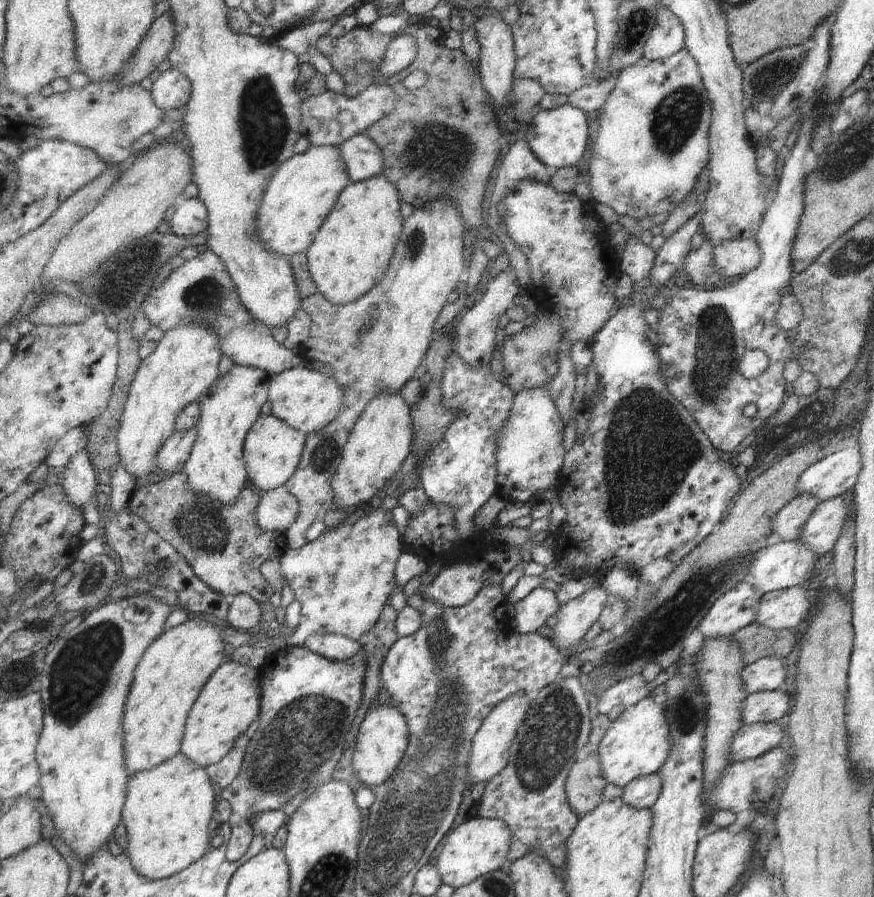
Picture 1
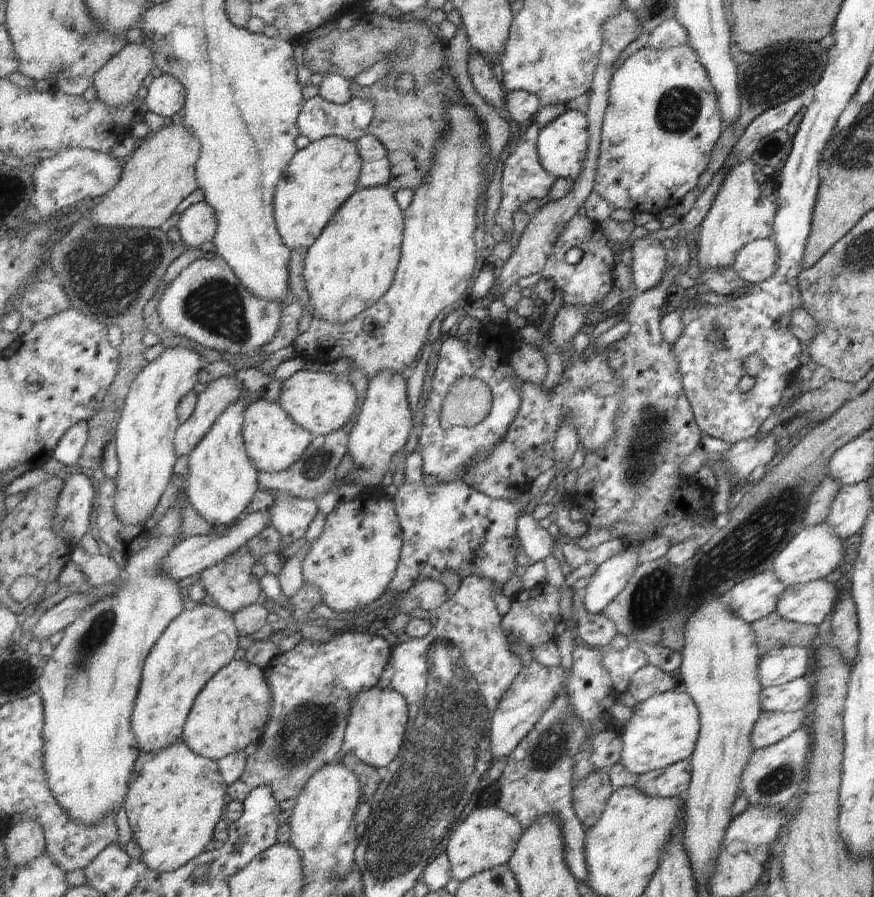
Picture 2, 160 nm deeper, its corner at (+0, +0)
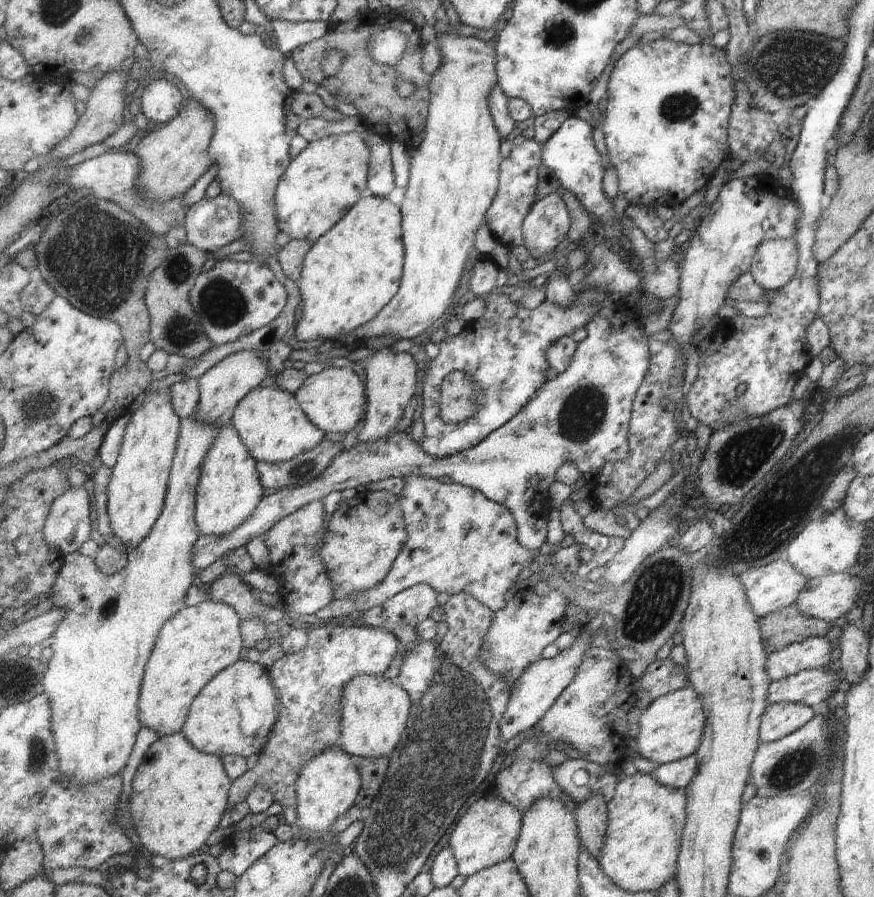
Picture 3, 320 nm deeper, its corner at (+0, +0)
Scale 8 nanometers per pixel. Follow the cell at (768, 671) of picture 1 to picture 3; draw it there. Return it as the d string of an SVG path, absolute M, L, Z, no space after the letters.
M809 637L767 656L767 675L776 681L803 669L823 668L829 662L831 643L824 637Z

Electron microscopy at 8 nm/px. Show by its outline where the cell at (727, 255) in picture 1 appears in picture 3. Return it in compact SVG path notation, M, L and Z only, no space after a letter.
M794 238L769 239L758 245L749 274L765 291L779 290L797 271L797 244Z

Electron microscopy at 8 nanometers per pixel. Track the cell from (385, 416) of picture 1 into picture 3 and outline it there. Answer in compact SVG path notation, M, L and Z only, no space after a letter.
M382 348L369 355L364 361L365 366L368 408L364 418L364 426L357 436L361 443L383 439L386 436L397 433L395 428L399 426L403 412L407 404L413 400L417 390L417 367L415 358L408 352L396 352L390 348Z

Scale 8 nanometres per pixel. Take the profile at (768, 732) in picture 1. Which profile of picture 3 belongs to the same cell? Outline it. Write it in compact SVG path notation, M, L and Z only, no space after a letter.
M768 703L761 715L761 742L773 742L795 732L813 715L811 707L803 703Z

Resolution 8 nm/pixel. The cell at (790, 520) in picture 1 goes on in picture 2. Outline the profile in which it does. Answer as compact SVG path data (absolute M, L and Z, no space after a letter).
M827 475L815 487L815 490L812 490L812 493L806 502L802 528L805 525L814 525L825 522L828 517L831 503L834 501L839 487L839 482Z

